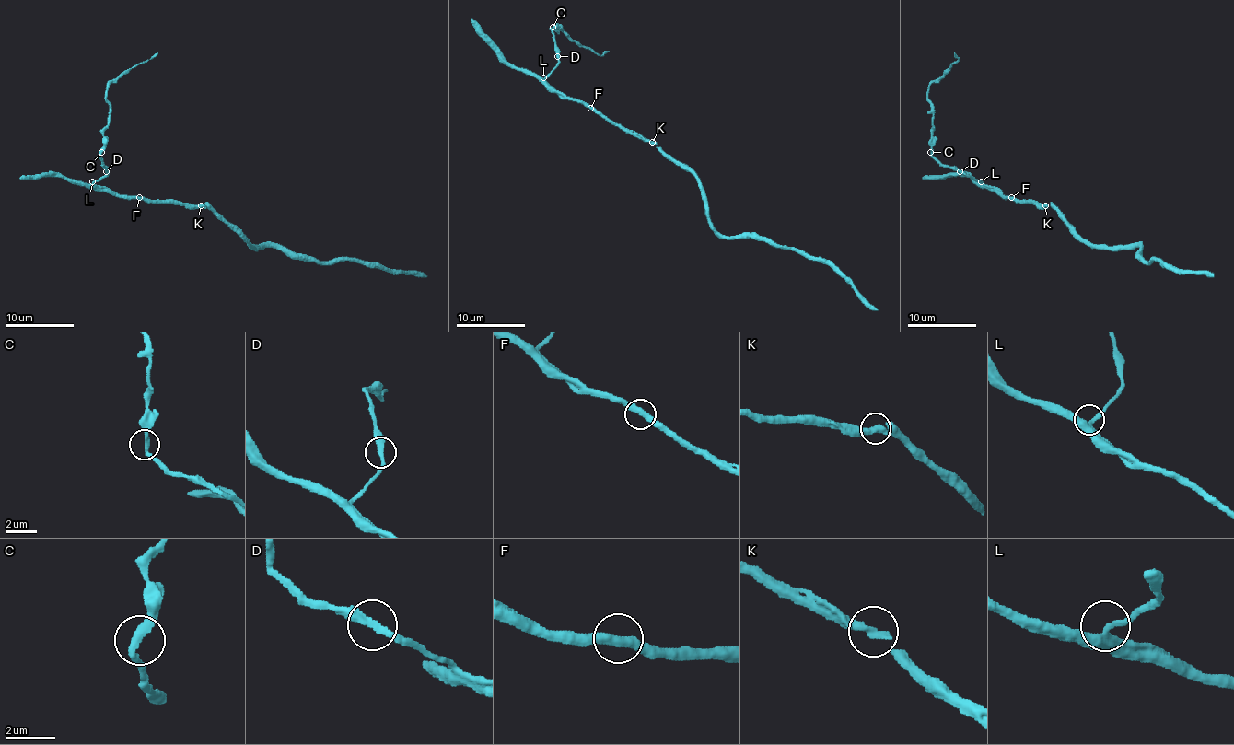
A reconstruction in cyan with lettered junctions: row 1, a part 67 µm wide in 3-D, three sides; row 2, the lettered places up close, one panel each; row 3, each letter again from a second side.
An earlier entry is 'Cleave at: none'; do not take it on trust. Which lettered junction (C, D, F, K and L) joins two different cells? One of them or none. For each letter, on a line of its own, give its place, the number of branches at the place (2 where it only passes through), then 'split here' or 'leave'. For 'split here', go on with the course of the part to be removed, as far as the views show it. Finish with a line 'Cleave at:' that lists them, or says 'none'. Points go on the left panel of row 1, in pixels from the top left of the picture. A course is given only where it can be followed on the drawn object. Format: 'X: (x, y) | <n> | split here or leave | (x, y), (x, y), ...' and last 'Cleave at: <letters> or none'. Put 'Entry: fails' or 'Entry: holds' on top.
Entry: holds
C: (101, 152) | 2 | leave
D: (106, 171) | 2 | leave
F: (139, 197) | 2 | leave
K: (201, 205) | 2 | leave
L: (92, 181) | 3 | leave
Cleave at: none

